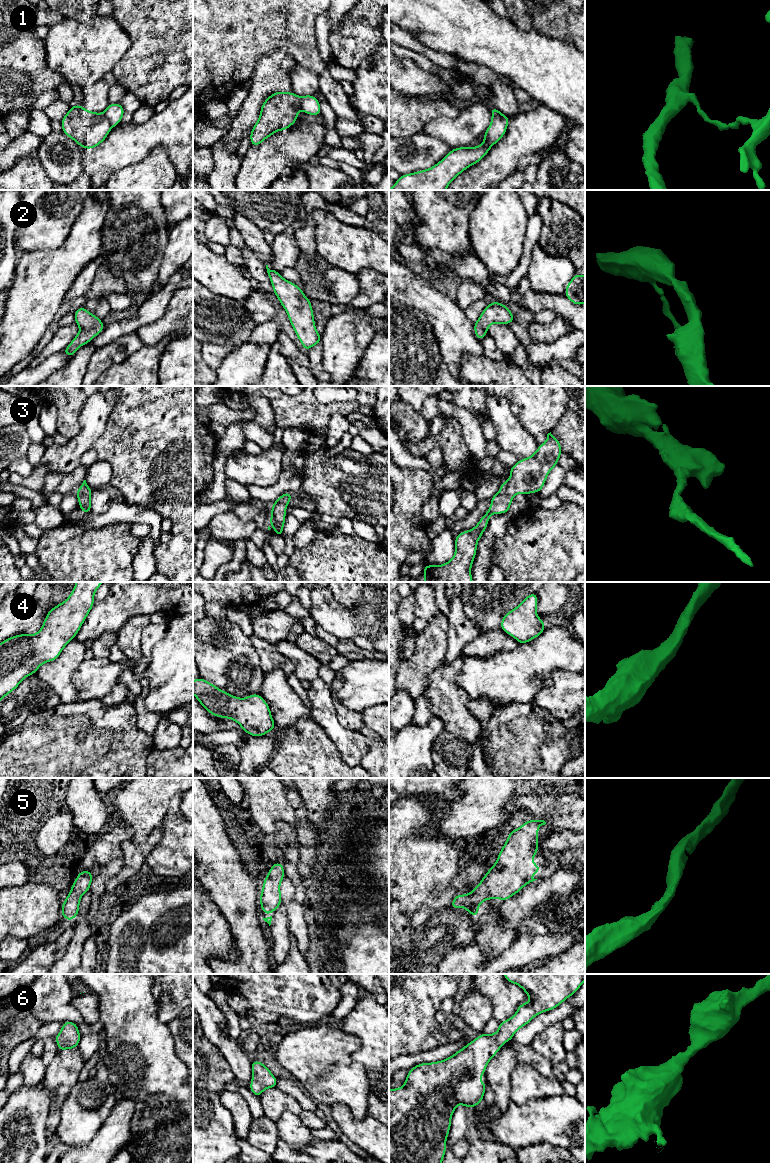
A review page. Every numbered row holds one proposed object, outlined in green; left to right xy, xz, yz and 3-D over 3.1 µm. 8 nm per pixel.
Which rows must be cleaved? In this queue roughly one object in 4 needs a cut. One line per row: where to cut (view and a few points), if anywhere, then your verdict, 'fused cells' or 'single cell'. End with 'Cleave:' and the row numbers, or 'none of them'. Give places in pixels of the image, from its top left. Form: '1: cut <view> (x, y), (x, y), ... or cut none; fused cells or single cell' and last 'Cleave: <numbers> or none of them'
1: cut xy (103, 113), (112, 126); fused cells
2: cut none; single cell
3: cut none; single cell
4: cut none; single cell
5: cut none; single cell
6: cut none; single cell
Cleave: 1

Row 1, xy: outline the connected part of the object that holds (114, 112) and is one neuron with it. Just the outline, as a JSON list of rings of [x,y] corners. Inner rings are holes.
[[[110,103],[104,111],[104,116],[112,126],[117,126],[121,123],[124,113],[125,110],[120,103]]]

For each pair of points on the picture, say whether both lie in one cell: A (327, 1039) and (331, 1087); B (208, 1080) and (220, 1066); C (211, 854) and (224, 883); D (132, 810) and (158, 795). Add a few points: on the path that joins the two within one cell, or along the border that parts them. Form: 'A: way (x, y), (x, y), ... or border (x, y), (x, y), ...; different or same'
A: way (326, 1052), (326, 1065), (334, 1071), (331, 1074); same
B: way (209, 1077), (217, 1069); same
C: way (217, 861), (223, 876); same
D: way (138, 804), (147, 795), (152, 795); same

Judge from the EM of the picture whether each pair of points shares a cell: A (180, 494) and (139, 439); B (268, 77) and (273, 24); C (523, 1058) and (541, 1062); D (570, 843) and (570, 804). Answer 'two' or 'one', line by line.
A: one
B: two
C: one
D: two

